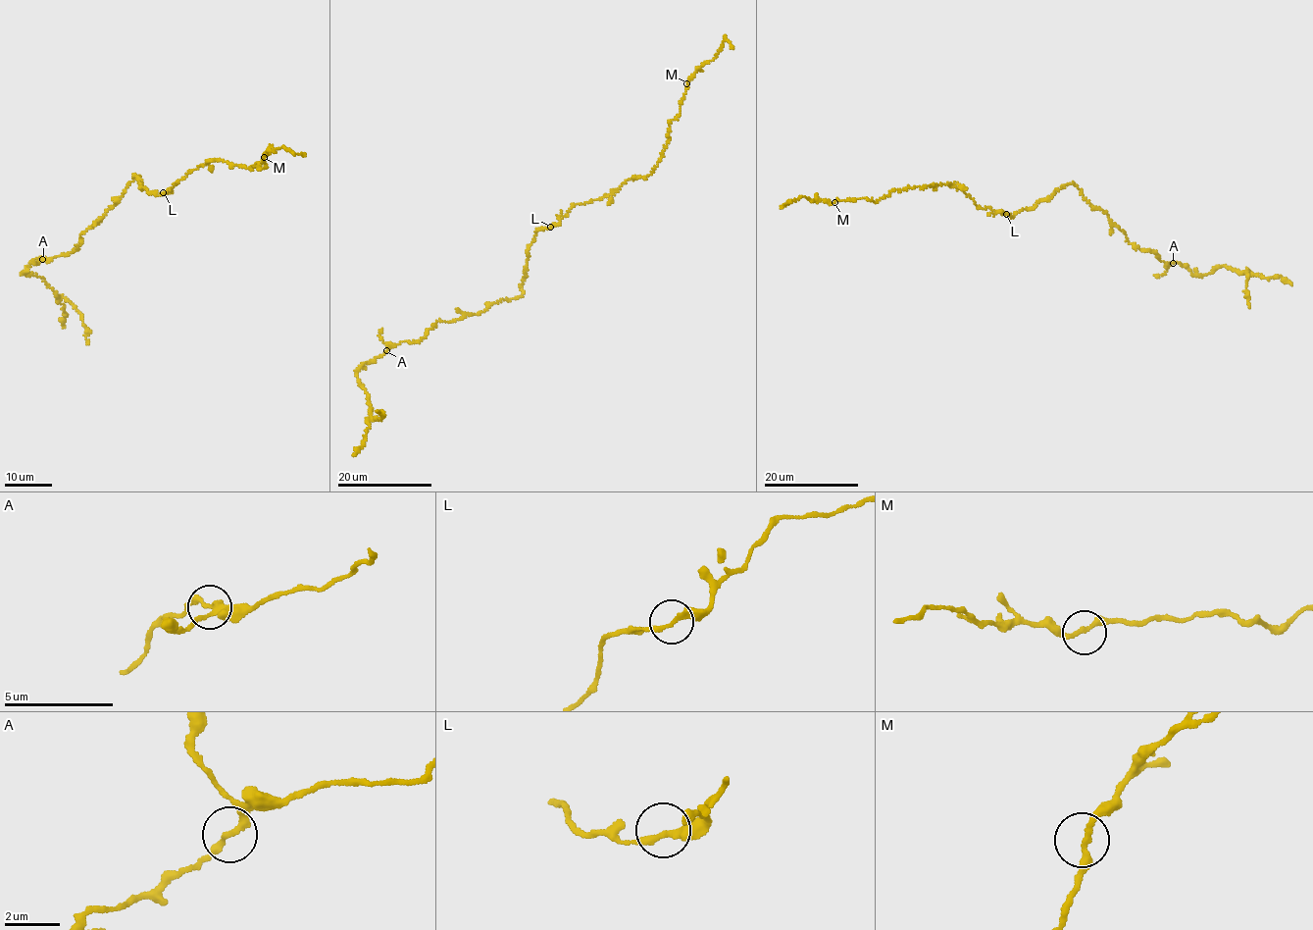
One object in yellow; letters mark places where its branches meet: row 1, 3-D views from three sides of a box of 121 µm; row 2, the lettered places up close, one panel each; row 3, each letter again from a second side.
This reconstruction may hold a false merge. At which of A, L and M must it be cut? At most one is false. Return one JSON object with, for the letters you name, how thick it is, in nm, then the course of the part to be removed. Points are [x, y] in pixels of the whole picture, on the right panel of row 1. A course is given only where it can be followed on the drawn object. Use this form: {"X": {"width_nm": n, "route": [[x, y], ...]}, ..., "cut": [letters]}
{"cut": []}

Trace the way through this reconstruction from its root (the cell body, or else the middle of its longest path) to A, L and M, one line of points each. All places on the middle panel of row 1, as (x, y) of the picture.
A: (527, 262), (522, 295), (494, 302), (480, 312), (453, 321), (439, 321), (419, 340), (388, 345), (385, 350)
L: (527, 262), (528, 250), (537, 229), (550, 227)
M: (527, 262), (537, 229), (556, 226), (575, 204), (651, 174), (686, 83)

